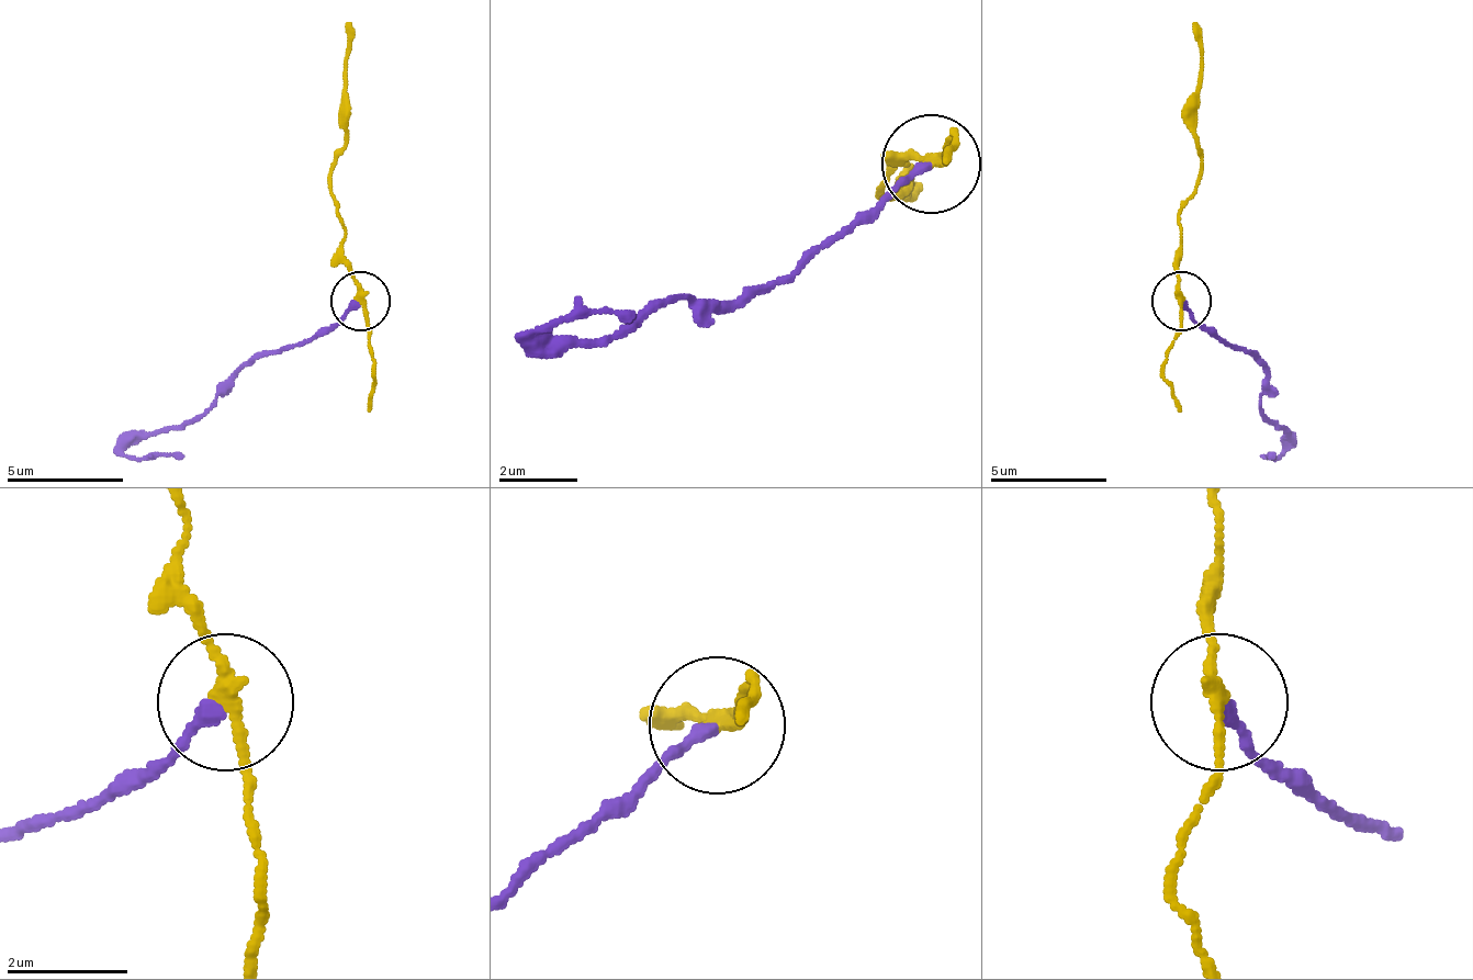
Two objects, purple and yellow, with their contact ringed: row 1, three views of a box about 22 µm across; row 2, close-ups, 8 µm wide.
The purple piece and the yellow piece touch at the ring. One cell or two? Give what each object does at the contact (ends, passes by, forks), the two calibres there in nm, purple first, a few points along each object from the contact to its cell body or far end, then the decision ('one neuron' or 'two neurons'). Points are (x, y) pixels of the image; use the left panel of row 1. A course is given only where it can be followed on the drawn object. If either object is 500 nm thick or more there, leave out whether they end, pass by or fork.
purple ends | yellow passes by | 240/190 nm | purple via (361, 302), (238, 372), (210, 402), (127, 449), (139, 460), (186, 454) | yellow via (361, 302), (333, 173), (344, 144), (344, 21) | two neurons

